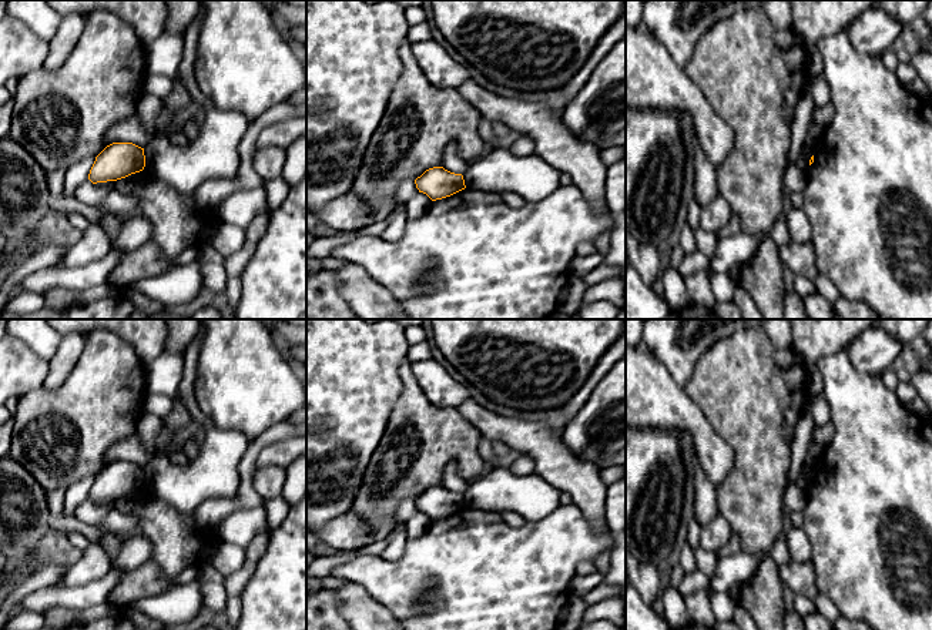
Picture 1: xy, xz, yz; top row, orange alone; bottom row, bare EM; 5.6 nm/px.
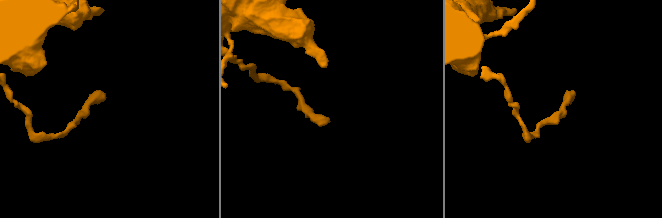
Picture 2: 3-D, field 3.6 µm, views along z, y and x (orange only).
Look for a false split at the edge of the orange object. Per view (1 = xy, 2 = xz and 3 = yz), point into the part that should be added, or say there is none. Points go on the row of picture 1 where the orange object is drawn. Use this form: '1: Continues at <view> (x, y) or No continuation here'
1: No continuation here
2: No continuation here
3: No continuation here

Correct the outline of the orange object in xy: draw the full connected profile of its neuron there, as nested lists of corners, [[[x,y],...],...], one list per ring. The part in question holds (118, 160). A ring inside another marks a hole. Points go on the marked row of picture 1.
[[[113,143],[95,157],[88,180],[93,184],[117,181],[143,171],[144,167],[144,148],[133,143]]]

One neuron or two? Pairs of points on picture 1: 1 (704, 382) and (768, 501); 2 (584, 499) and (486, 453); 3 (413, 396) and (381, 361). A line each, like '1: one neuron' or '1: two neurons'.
1: one neuron
2: two neurons
3: two neurons

